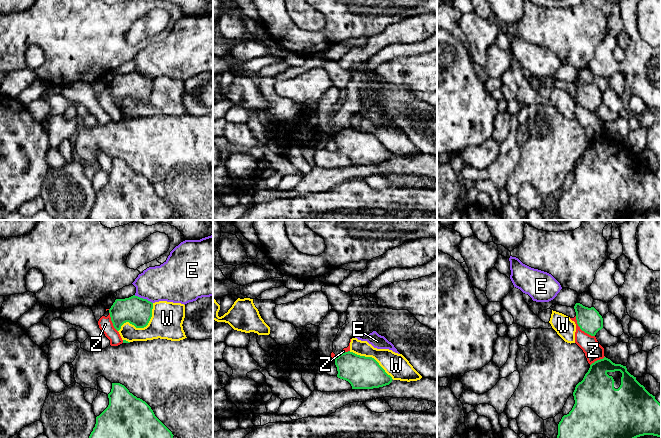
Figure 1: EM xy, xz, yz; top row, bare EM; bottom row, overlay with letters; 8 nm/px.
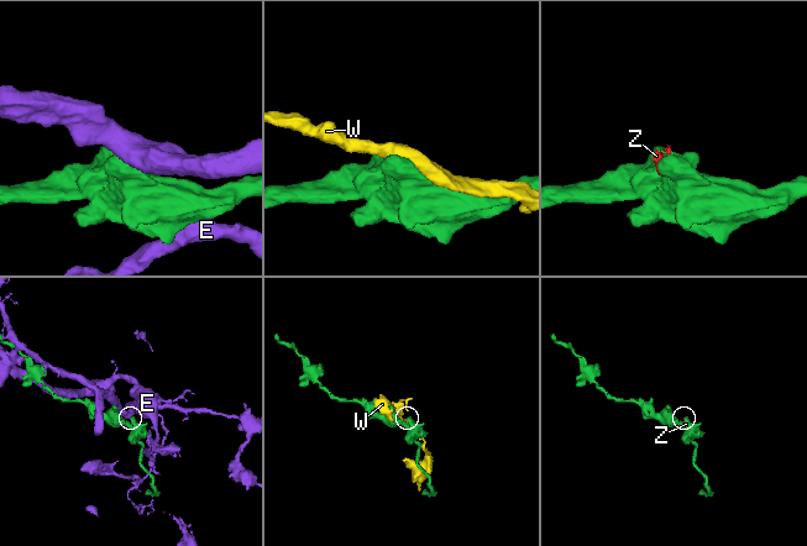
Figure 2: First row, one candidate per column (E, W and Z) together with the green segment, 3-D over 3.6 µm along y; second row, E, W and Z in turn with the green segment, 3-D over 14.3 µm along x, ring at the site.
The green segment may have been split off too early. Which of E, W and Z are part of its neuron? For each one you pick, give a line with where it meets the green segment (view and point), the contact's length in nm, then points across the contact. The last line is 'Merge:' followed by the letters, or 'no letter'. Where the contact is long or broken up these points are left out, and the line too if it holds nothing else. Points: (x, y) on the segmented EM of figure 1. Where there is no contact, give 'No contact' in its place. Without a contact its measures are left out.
Merge: no letter

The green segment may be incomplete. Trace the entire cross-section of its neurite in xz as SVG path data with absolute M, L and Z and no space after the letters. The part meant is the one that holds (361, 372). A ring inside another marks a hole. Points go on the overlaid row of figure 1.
M345 352L335 359L337 377L348 381L352 389L373 389L389 385L392 377L372 357Z

